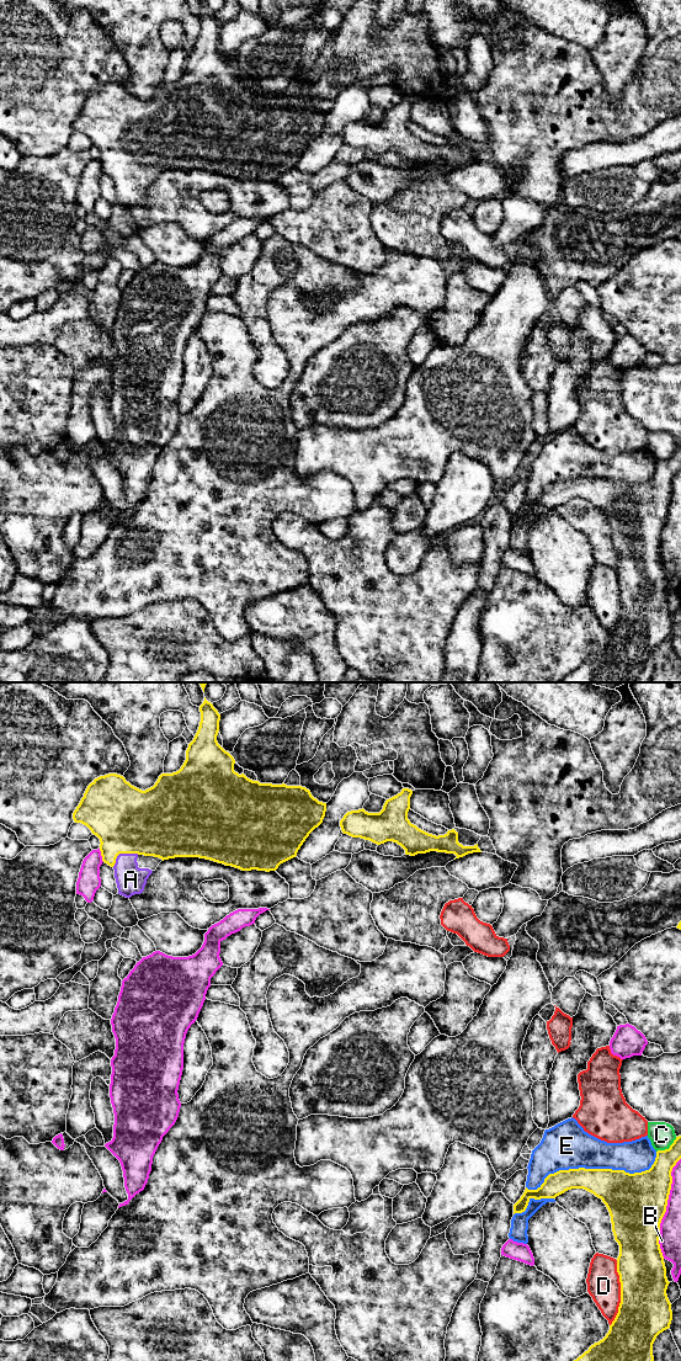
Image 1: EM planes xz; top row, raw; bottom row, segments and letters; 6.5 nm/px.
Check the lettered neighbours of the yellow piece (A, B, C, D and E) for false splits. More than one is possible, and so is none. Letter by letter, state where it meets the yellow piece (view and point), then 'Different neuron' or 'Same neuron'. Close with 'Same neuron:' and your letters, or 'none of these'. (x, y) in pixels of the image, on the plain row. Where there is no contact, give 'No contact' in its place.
A: Touches yellow at xz (122, 163). Same neuron
B: Touches yellow at xz (665, 519). Different neuron
C: Touches yellow at xz (669, 458). Different neuron
D: Touches yellow at xz (621, 604). Different neuron
E: Touches yellow at xz (595, 479). Different neuron
Same neuron: A

